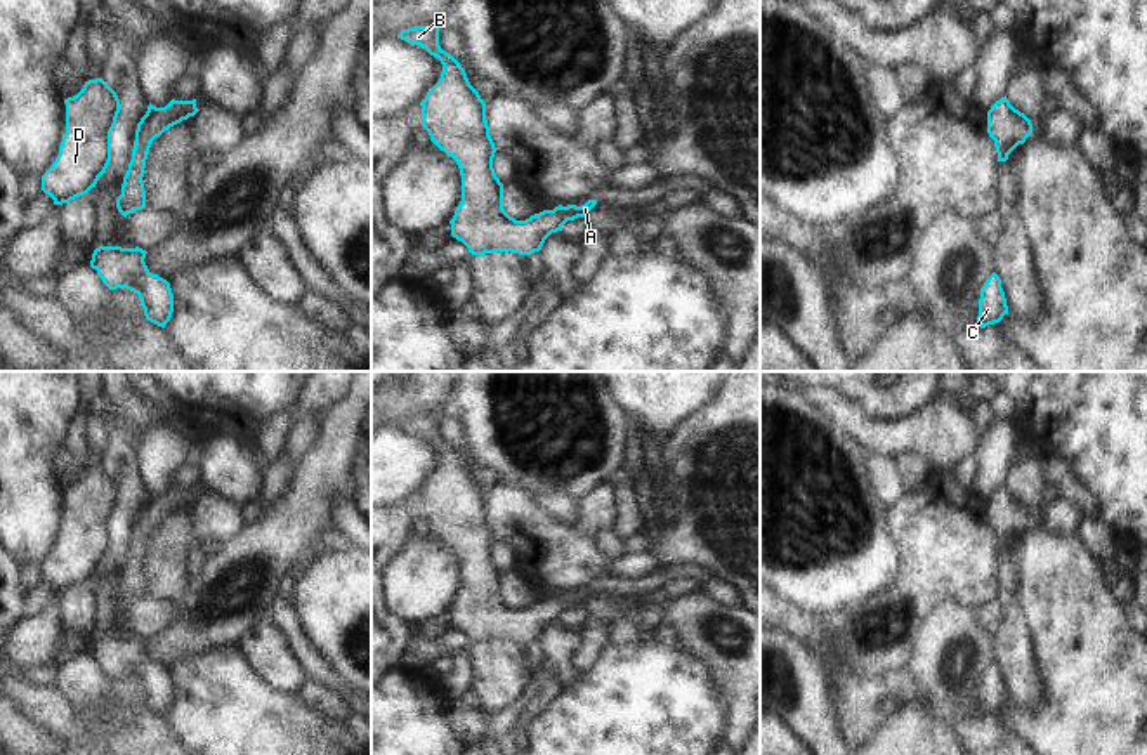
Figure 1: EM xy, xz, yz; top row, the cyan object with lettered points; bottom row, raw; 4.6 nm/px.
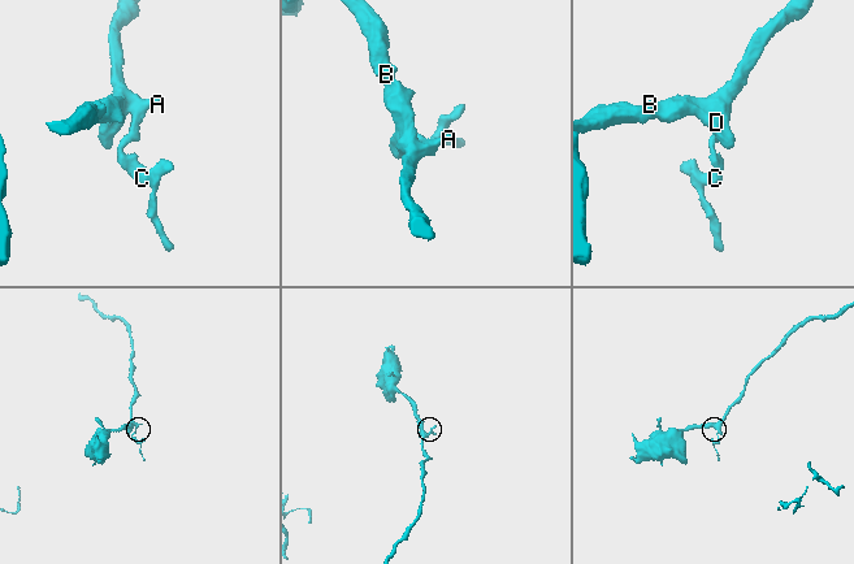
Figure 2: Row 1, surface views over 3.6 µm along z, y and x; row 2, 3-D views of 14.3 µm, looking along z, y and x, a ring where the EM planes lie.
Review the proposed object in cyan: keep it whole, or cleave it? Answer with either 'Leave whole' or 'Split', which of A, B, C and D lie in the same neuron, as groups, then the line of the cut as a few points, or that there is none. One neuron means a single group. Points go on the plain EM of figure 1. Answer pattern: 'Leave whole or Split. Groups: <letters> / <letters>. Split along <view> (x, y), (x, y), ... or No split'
Leave whole. Groups: A B C D. No split.

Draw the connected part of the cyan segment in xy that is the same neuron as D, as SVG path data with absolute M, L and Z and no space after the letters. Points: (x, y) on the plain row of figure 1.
M102 467L85 470L64 493L66 522L56 550L42 564L42 580L54 594L69 592L95 576L111 550L111 521L121 496Z

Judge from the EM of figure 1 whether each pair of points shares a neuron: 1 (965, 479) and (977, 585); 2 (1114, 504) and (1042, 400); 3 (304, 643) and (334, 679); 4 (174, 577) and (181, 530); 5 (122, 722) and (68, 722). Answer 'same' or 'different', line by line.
1: different
2: same
3: same
4: same
5: same

